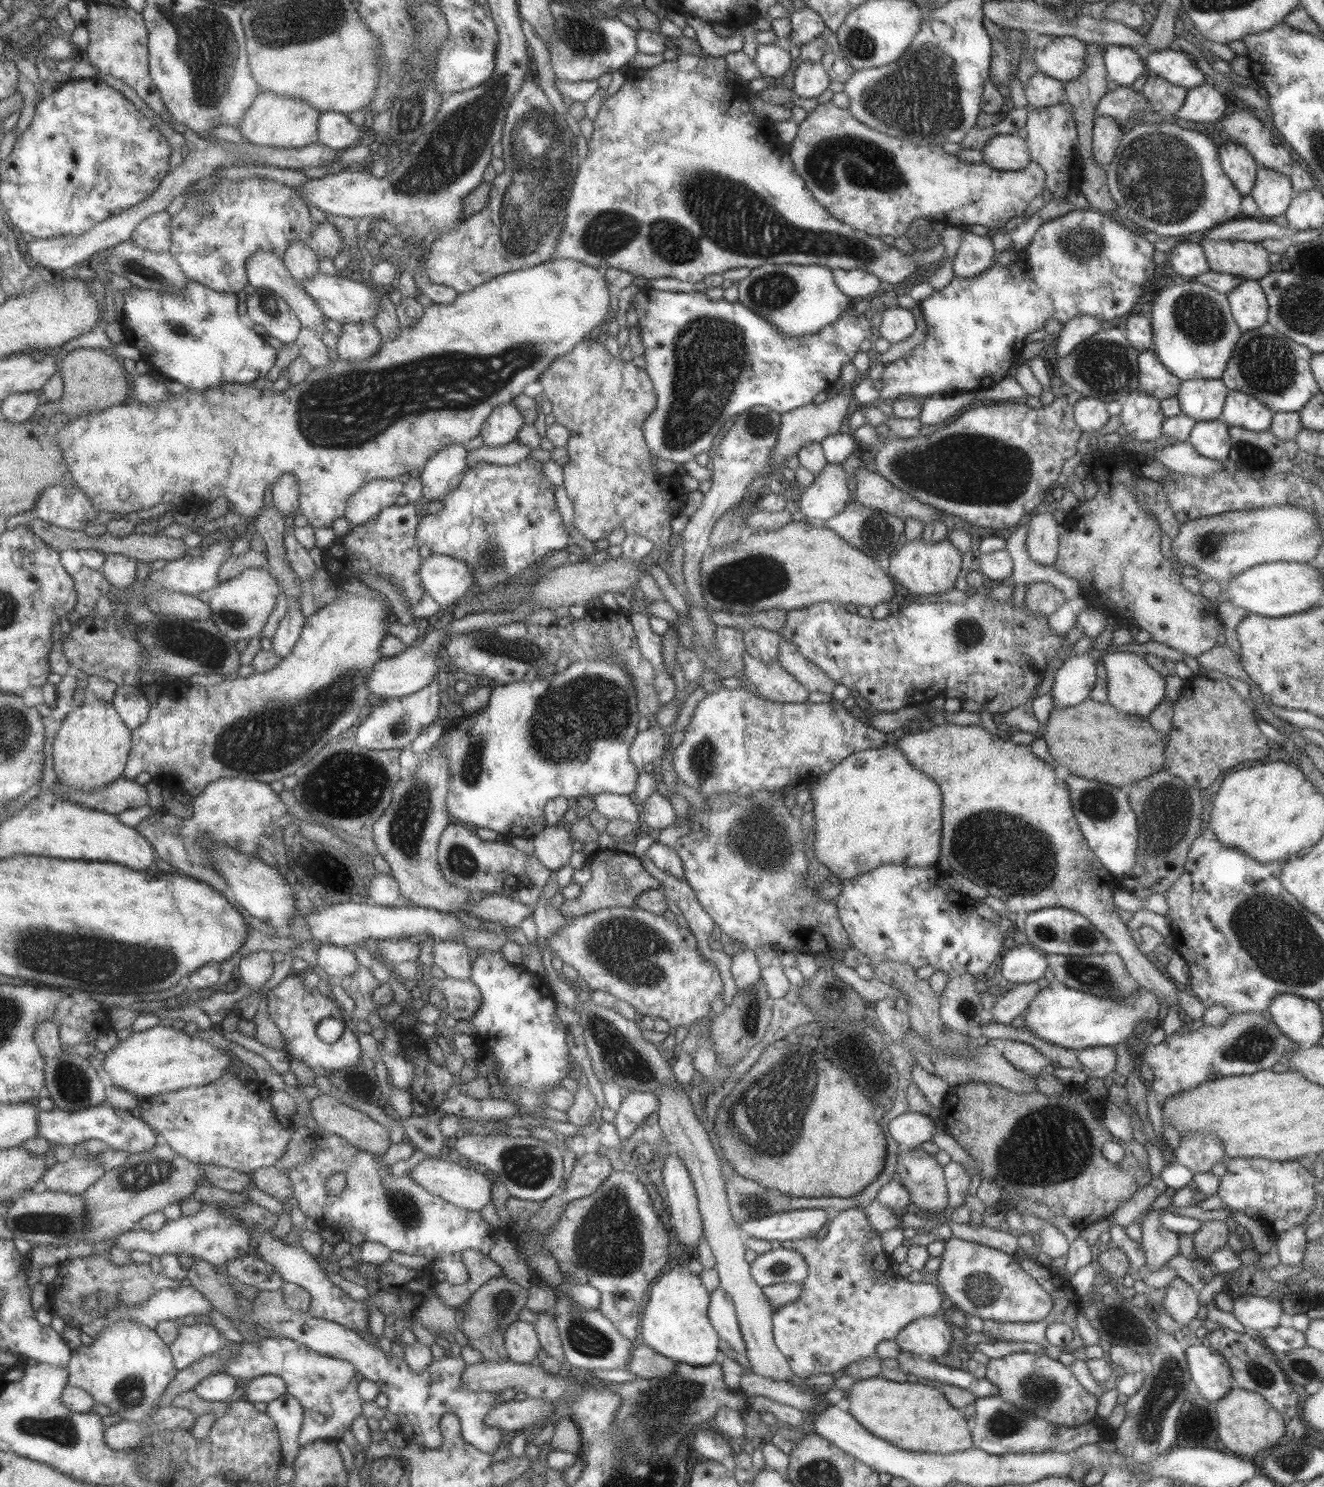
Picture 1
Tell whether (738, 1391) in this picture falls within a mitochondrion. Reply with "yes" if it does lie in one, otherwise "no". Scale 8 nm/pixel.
no

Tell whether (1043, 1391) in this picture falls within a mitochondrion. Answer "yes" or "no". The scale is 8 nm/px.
yes

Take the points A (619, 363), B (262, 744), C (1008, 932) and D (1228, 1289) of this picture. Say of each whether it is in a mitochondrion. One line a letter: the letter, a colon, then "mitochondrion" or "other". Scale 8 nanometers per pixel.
A: other
B: mitochondrion
C: other
D: other

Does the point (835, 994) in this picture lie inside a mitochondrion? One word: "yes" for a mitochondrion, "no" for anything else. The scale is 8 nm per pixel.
yes

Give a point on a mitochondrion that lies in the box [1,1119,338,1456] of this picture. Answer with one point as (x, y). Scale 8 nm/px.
(63, 1432)

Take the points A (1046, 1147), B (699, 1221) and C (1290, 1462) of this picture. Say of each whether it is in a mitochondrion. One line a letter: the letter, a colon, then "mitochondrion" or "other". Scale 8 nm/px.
A: mitochondrion
B: other
C: mitochondrion

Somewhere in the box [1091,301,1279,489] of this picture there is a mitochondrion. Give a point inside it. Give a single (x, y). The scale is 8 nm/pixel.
(1250, 455)

